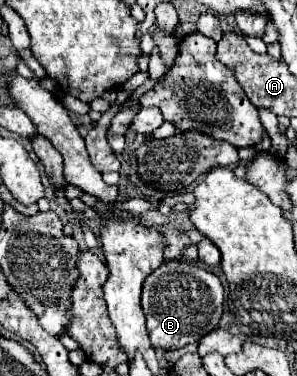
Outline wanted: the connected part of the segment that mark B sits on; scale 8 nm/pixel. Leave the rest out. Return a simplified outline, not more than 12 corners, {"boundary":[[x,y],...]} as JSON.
{"boundary":[[165,261],[141,305],[153,347],[201,341],[223,313],[205,267]]}

